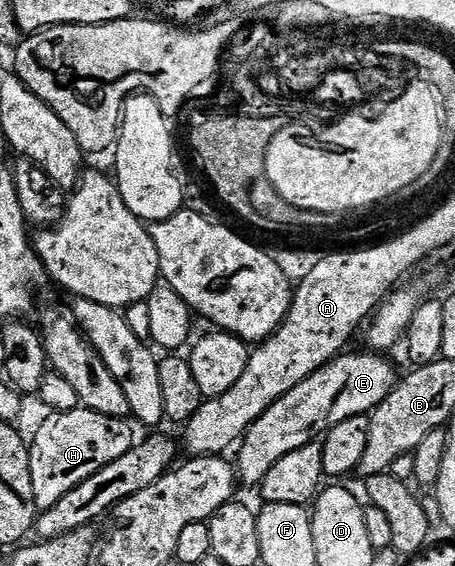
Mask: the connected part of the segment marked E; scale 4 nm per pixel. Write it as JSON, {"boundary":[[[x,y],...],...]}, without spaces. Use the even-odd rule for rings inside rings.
{"boundary":[[[343,354],[337,360],[330,361],[326,367],[313,372],[300,386],[288,390],[252,427],[240,441],[237,449],[236,471],[241,483],[261,485],[269,471],[282,458],[315,443],[323,434],[335,428],[348,418],[373,413],[388,398],[399,383],[400,376],[394,373],[392,365],[382,354],[370,356],[349,356]]]}

